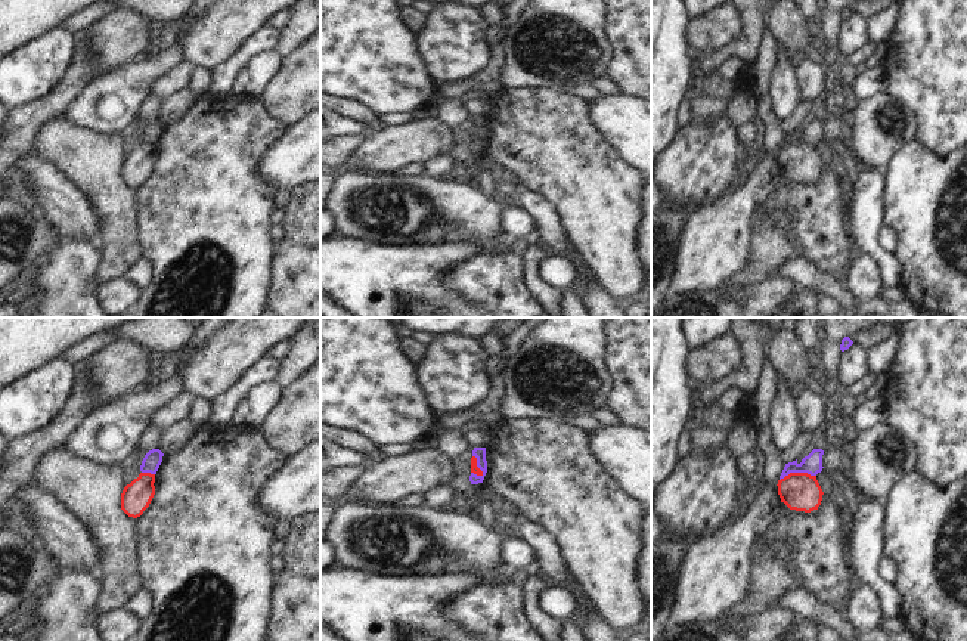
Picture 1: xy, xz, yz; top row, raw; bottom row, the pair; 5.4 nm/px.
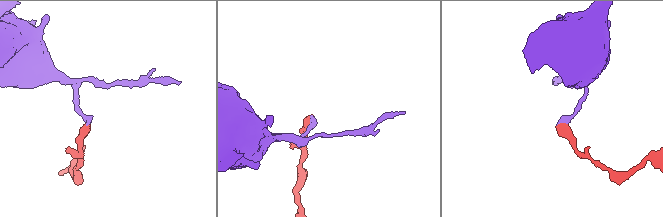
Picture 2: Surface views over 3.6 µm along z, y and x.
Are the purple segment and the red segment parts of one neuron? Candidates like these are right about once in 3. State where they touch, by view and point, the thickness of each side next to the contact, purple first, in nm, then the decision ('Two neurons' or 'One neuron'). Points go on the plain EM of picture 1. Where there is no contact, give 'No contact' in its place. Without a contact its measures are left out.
Touches purple at yz (797, 141). Thickness 110 nm (purple) against 200 nm. Two neurons

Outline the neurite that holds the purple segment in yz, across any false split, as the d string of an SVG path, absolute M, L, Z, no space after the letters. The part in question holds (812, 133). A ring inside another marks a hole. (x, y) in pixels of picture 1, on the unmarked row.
M813 118L808 126L802 128L799 133L797 128L793 131L785 133L780 149L788 145L790 142L808 142L811 145L816 145L818 142L822 140L822 118Z

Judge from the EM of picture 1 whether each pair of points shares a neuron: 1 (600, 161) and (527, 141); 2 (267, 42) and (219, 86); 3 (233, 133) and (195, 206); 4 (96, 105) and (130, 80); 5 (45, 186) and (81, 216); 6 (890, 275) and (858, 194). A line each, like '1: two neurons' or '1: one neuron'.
1: one neuron
2: one neuron
3: one neuron
4: one neuron
5: one neuron
6: one neuron

